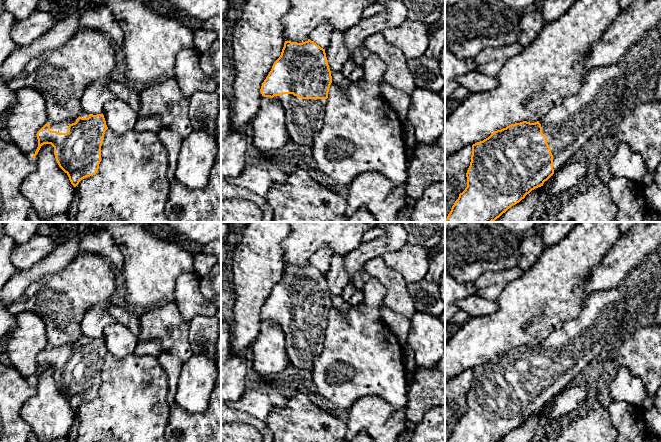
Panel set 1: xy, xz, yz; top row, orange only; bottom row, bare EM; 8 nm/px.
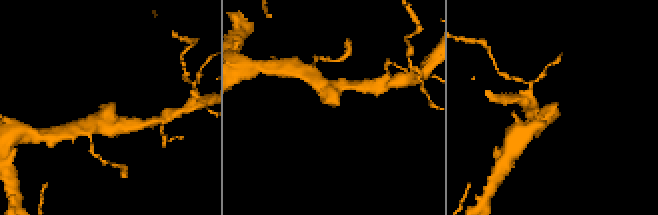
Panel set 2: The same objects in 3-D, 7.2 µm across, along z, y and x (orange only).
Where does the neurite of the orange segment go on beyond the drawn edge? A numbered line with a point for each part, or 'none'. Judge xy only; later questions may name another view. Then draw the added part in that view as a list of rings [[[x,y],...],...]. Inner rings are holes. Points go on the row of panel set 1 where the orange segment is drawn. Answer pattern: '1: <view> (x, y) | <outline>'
1: xy (62, 127) | [[[76,120],[59,122],[59,123],[52,123],[52,122],[48,122],[48,123],[50,125],[51,131],[57,131],[59,133],[67,133],[68,126],[72,123],[75,123],[75,122],[76,122]]]

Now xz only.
1: xz (304, 117) | [[[293,94],[274,96],[284,110],[286,129],[292,142],[313,148],[314,139],[324,122],[327,99],[302,99]]]

